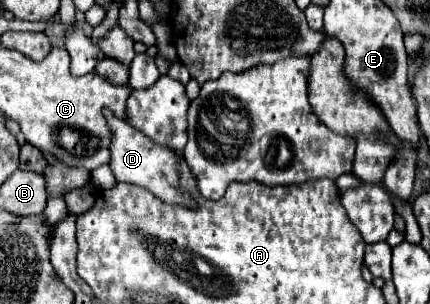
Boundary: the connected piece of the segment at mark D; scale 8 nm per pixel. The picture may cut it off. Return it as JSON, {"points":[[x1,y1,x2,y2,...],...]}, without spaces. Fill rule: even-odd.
{"points":[[104,110,102,114,104,114,110,134,112,134,112,138,110,138,110,170,114,172,116,180,146,188,152,194,156,194,162,202,184,202,186,206,192,206,192,200,188,200,186,196,180,196,180,192,178,192,178,172,174,170,176,152,156,146,148,136,144,136,136,128,128,126,126,120,116,118,110,110]]}

